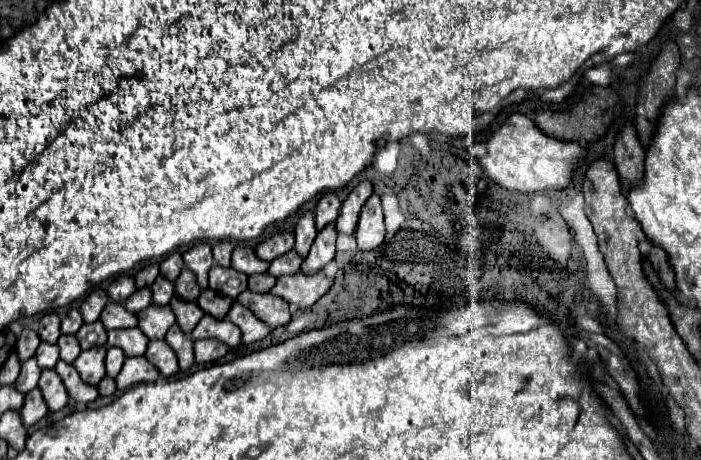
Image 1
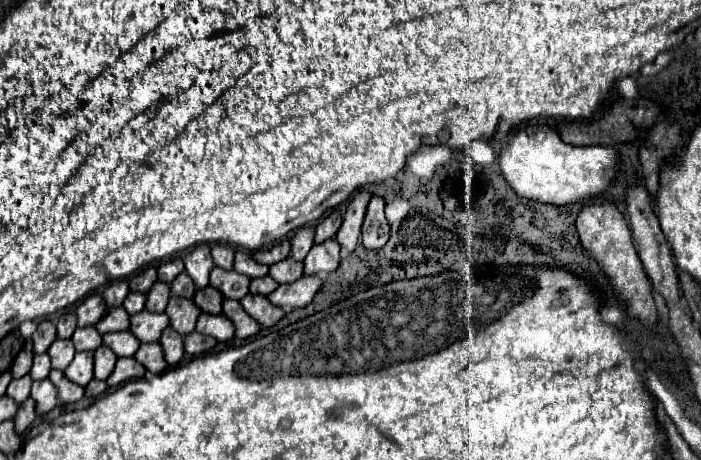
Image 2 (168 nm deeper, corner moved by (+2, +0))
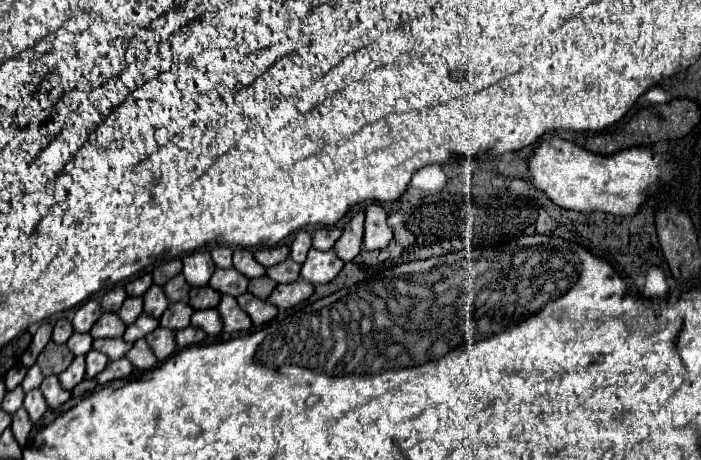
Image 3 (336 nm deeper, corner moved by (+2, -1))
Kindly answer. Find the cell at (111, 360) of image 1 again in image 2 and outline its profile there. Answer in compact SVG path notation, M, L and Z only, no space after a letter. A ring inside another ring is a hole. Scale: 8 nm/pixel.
M101 345L95 351L95 379L107 379L115 369L115 363L117 355L107 345Z

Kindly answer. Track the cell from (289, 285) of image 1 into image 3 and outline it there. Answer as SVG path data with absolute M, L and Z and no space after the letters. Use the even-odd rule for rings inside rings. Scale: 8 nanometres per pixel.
M303 278L291 284L277 284L269 296L269 302L277 308L293 308L307 300L313 294L313 284L307 284Z

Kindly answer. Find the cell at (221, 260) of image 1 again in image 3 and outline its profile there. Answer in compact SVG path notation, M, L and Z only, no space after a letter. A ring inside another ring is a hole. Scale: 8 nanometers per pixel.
M217 246L211 250L211 258L217 268L231 268L231 248Z

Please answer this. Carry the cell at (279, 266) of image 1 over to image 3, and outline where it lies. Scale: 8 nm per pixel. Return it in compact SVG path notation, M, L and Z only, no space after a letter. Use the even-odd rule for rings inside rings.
M287 258L281 264L275 264L275 266L267 268L267 276L273 278L275 282L295 282L299 278L299 268L301 266L297 262Z

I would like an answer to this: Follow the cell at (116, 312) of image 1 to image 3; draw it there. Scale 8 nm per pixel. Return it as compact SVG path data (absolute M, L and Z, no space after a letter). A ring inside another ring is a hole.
M101 314L101 318L95 322L95 326L91 328L91 336L93 338L117 338L117 336L123 336L125 332L125 324L121 322L121 318L117 314Z

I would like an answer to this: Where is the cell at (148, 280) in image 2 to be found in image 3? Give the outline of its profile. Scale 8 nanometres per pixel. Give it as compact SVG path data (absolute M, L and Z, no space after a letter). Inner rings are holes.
M143 274L143 276L137 276L135 280L127 282L125 284L125 290L127 290L127 296L143 296L153 284L153 278L151 274Z

